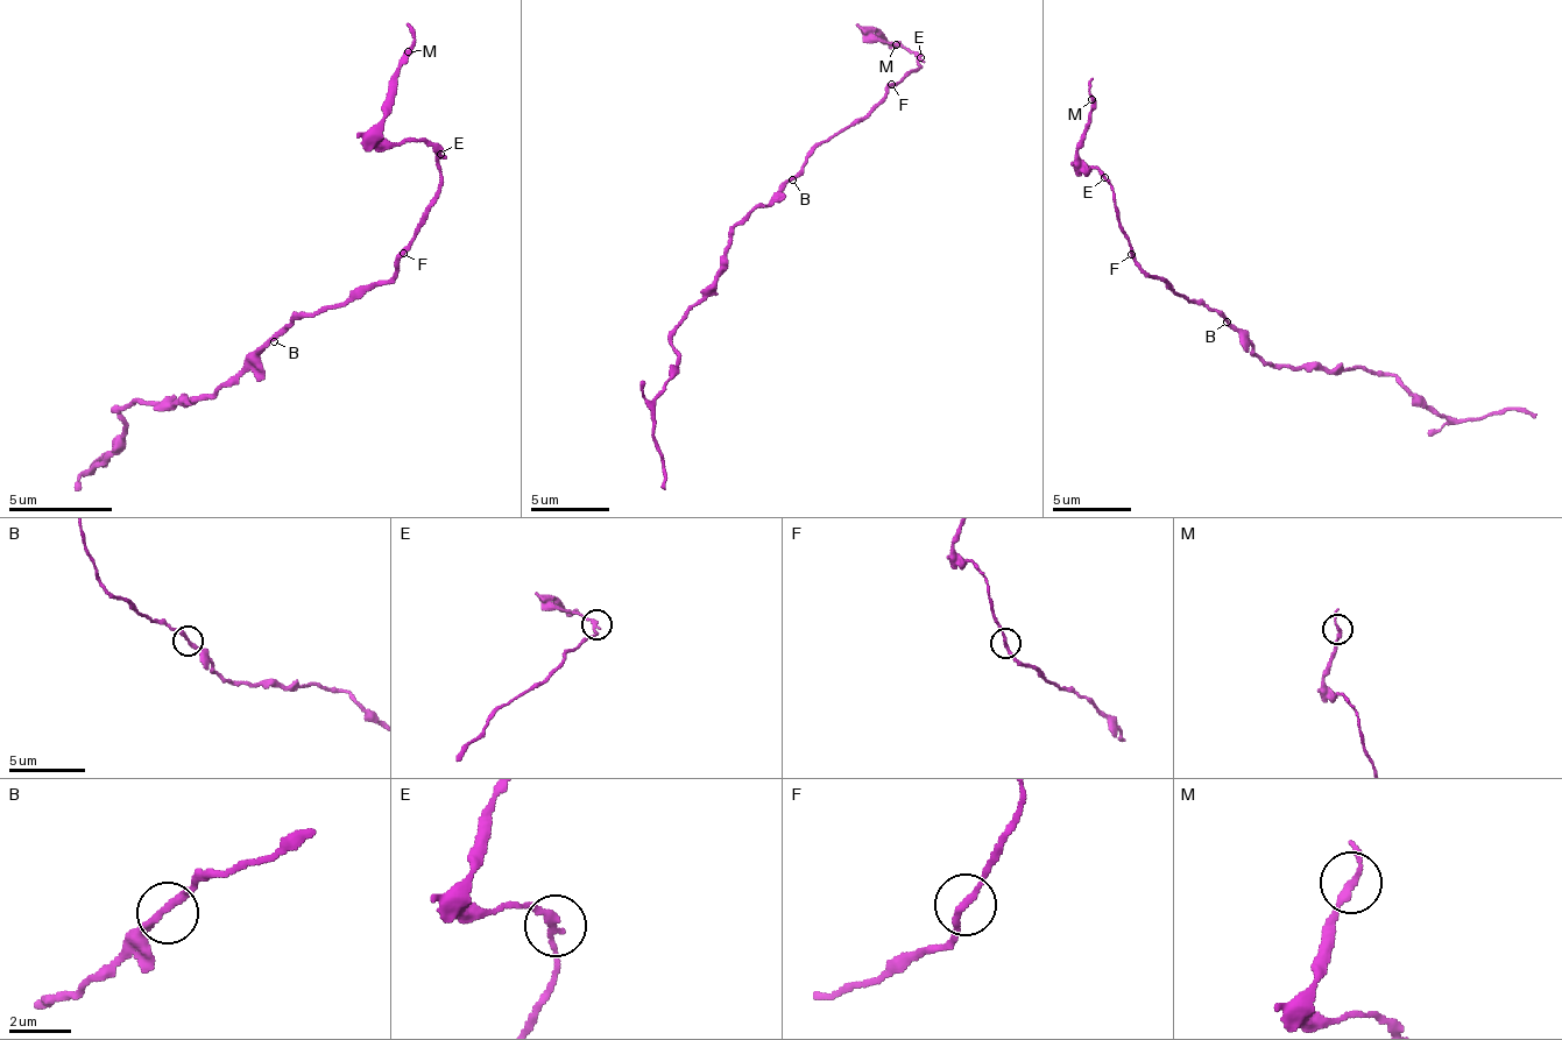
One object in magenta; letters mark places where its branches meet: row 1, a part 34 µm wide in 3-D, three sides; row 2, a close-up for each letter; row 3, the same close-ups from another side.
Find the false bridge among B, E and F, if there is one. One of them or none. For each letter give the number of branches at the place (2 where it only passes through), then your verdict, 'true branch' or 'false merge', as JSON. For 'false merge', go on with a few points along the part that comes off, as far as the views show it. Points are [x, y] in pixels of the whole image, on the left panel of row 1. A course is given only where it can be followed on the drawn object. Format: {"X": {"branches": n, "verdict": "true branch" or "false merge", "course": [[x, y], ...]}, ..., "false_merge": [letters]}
{"B": {"branches": 2, "verdict": "true branch"}, "E": {"branches": 2, "verdict": "false merge", "course": [[439, 155], [418, 139], [393, 144], [382, 134], [382, 108], [414, 41], [408, 26]]}, "F": {"branches": 2, "verdict": "true branch"}, "false_merge": ["E"]}

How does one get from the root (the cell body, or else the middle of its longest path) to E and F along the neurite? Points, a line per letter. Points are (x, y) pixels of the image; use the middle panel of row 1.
E: (792, 176), (820, 143), (855, 124), (891, 84), (911, 72), (919, 64), (919, 57)
F: (792, 176), (820, 143), (855, 124), (891, 84)

